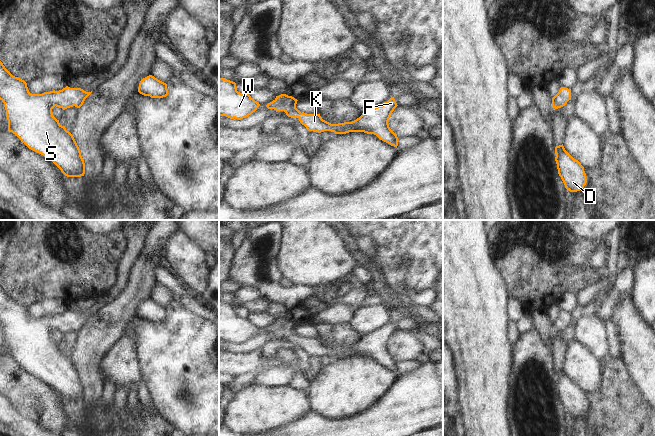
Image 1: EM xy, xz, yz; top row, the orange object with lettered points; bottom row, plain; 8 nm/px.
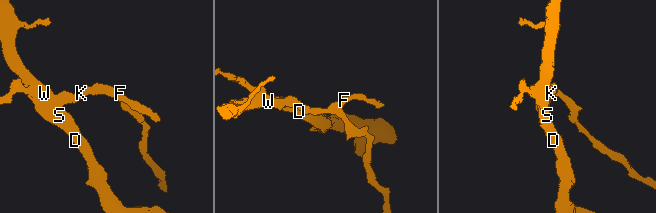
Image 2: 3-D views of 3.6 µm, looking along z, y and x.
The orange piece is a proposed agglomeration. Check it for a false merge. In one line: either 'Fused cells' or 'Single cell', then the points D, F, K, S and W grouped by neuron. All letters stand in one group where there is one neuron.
Single cell. Groups: D F K S W.

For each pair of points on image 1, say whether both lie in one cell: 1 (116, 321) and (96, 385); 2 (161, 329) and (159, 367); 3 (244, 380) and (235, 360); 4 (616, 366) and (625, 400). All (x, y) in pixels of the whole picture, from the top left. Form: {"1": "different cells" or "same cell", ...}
{"1": "same cell", "2": "same cell", "3": "different cells", "4": "same cell"}

